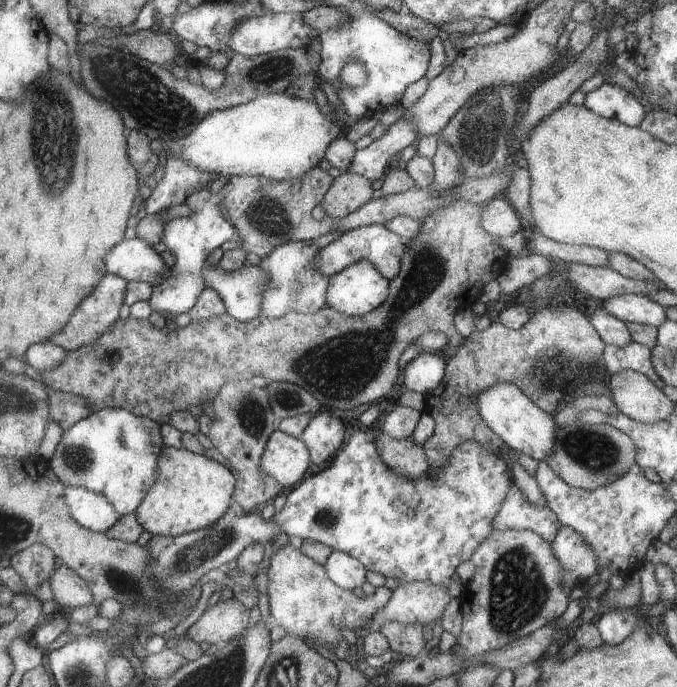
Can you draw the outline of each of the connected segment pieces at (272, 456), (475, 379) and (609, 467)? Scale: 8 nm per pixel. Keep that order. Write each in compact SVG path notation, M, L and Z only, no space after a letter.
M277 429L269 437L262 453L261 469L277 479L286 492L302 480L311 458L309 447L303 439Z
M548 304L546 308L532 313L530 320L519 329L507 327L495 321L485 330L476 328L464 340L455 352L448 353L446 376L425 397L426 412L434 418L435 429L423 447L430 467L434 467L435 471L442 465L446 466L453 450L466 441L478 441L482 446L494 451L500 450L504 446L504 441L481 417L478 397L481 397L483 390L499 382L513 383L514 386L520 387L526 395L529 395L543 411L556 415L560 398L564 398L566 392L571 392L578 382L583 382L585 379L594 380L607 375L603 363L605 341L597 333L593 323L589 321L589 317L582 314L578 308L574 310L570 306L558 306L558 304L550 306Z
M605 424L567 425L558 431L557 448L546 462L570 486L587 491L608 486L637 463L637 445L629 434Z

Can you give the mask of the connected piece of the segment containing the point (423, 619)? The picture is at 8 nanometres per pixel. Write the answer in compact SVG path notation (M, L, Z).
M412 581L398 585L398 587L393 590L388 604L378 610L377 616L373 618L373 625L369 626L368 632L378 631L379 628L388 621L419 625L436 623L436 620L441 620L440 616L444 614L446 606L448 606L450 602L452 602L452 598L450 598L447 586L443 584Z

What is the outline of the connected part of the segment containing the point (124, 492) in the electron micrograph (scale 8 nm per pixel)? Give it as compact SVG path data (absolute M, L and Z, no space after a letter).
M105 408L90 413L74 426L63 431L52 458L48 461L52 472L65 486L84 487L86 490L103 494L121 516L136 512L152 485L157 481L158 457L165 446L161 424L148 417L139 417L124 409Z

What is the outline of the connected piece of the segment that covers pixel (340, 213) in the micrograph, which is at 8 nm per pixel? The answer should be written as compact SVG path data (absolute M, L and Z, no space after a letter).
M346 171L333 179L332 188L321 201L327 218L342 218L350 212L358 210L372 198L370 179L365 176Z

